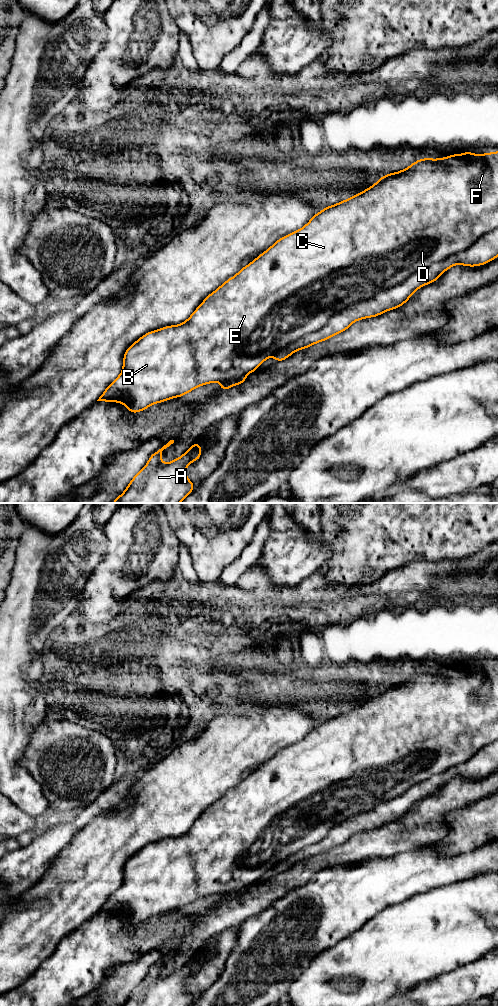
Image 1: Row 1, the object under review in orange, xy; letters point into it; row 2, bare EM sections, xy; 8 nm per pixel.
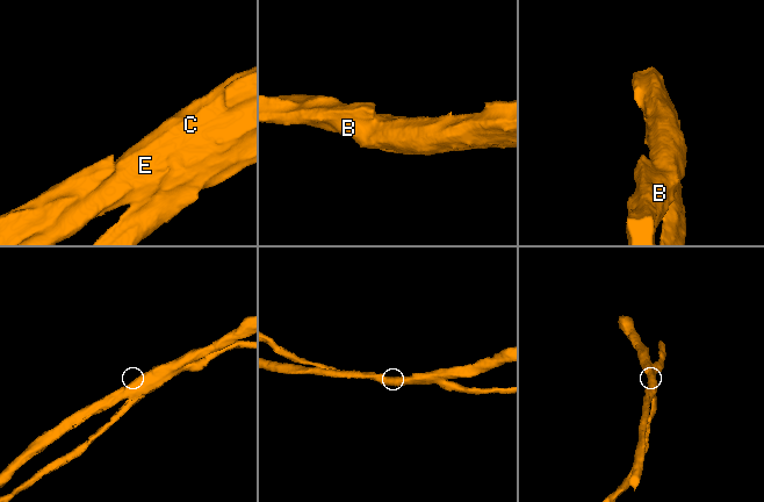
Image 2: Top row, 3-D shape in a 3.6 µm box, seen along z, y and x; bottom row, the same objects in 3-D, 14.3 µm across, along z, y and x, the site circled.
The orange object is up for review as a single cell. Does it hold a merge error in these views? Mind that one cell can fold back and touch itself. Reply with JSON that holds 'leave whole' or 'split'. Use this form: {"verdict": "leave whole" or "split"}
{"verdict": "split"}

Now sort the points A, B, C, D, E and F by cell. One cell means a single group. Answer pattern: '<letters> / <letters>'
A / B C D E F

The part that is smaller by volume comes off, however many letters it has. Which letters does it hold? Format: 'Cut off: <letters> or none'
Cut off: A

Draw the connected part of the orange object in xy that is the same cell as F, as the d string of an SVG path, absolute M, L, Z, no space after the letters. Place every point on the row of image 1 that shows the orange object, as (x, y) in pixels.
M498 151L419 159L406 169L379 178L363 192L326 207L303 228L277 240L208 295L182 324L139 338L126 350L121 374L97 401L119 402L137 413L204 384L241 378L289 344L320 330L336 314L466 249L497 227Z

